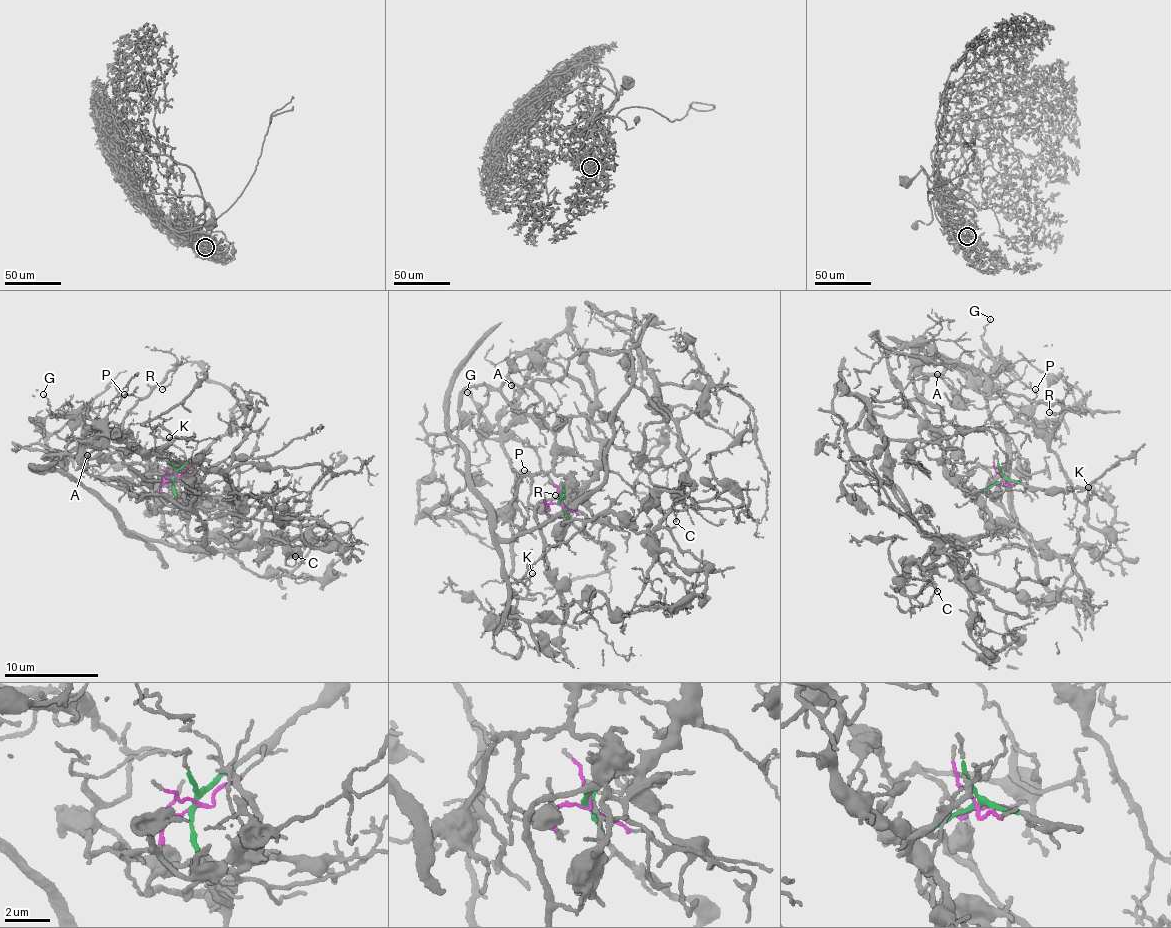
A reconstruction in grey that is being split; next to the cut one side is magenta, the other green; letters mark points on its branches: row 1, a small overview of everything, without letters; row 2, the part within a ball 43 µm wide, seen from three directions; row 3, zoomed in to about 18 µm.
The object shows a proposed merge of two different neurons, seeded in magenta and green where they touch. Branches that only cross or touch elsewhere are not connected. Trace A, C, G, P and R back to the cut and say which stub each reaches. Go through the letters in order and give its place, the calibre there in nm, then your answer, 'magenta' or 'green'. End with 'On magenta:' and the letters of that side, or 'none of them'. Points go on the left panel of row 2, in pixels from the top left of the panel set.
A: at (87, 455); 130 nm thick; magenta
C: at (295, 556); 120 nm thick; magenta
G: at (43, 394); 100 nm thick; magenta
P: at (124, 394); 100 nm thick; green
R: at (162, 389); 130 nm thick; green
On magenta: A, C, G

